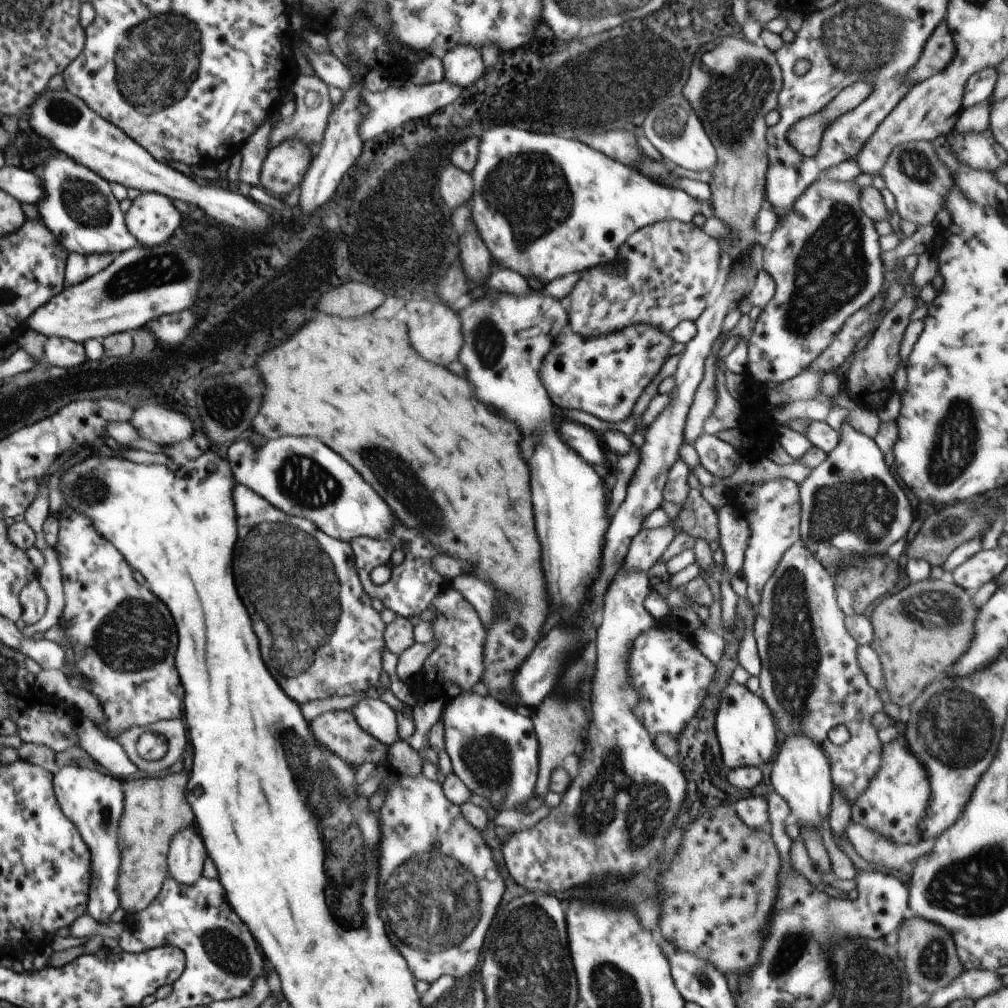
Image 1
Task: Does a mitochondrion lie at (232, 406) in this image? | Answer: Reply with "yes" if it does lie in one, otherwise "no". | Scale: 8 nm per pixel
yes

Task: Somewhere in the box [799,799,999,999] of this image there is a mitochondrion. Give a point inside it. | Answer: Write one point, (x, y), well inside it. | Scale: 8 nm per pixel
(932, 959)

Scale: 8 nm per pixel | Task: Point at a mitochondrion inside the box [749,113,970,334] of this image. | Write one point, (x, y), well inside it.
(914, 165)

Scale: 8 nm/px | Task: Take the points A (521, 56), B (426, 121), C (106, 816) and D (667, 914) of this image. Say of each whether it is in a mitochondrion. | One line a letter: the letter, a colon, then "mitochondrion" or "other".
A: other
B: other
C: mitochondrion
D: other

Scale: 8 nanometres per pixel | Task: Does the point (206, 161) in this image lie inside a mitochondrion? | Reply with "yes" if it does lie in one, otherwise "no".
no

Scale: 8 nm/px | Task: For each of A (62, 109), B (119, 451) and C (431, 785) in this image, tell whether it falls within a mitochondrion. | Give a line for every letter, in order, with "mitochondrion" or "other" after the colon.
A: mitochondrion
B: other
C: other

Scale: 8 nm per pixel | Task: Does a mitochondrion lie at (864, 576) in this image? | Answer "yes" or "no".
yes

